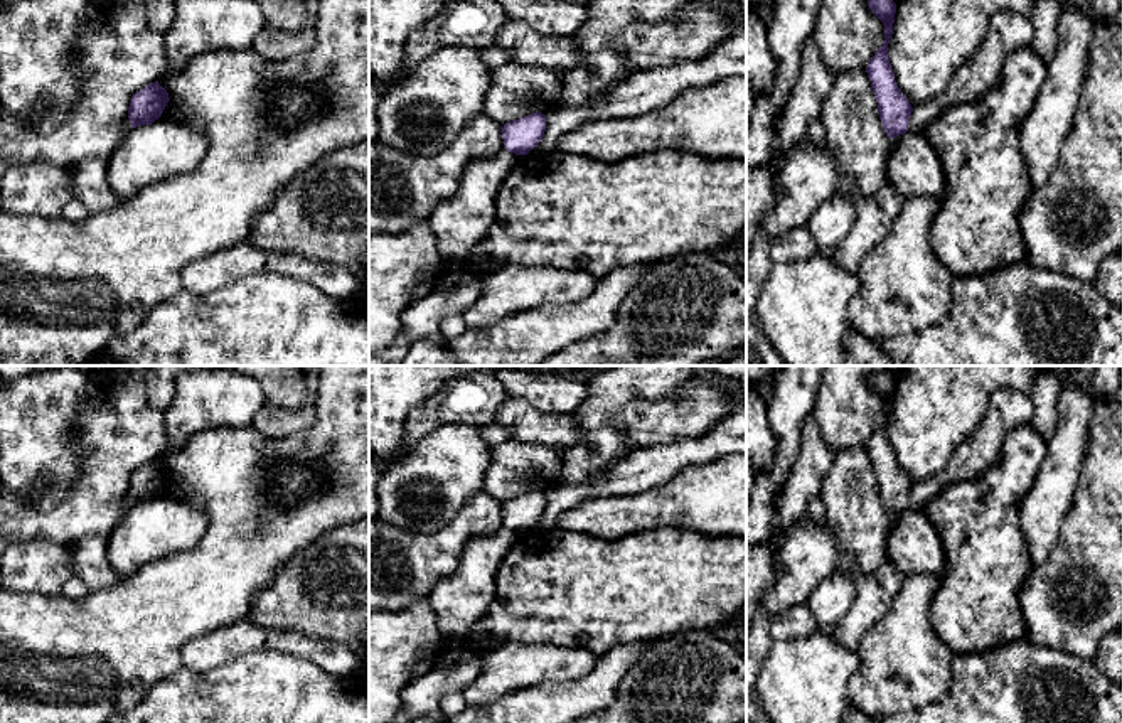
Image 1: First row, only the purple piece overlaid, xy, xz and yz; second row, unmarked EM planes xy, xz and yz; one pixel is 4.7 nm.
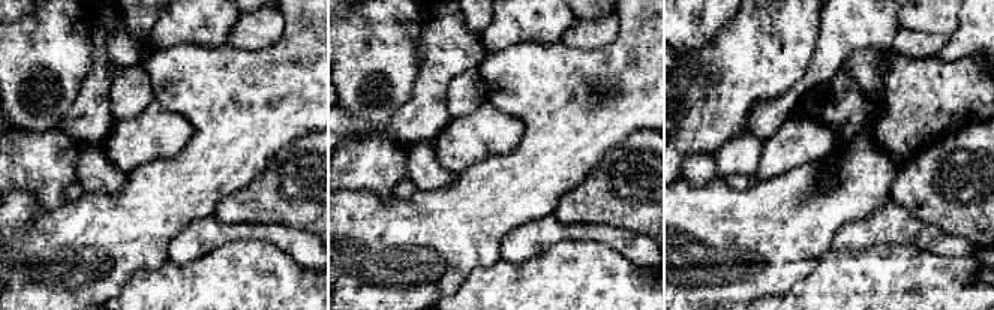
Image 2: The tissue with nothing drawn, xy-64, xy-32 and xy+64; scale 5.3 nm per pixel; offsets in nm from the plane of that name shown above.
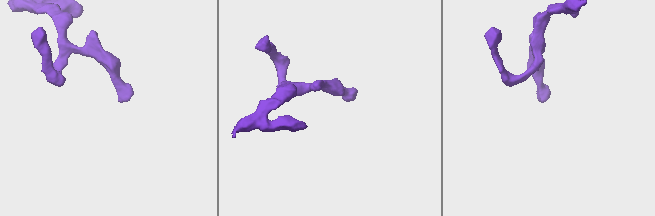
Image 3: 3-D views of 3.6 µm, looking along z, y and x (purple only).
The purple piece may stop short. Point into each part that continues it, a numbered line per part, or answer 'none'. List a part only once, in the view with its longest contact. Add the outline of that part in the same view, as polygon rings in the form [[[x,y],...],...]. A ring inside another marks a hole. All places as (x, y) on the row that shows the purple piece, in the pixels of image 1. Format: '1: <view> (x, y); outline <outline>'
none

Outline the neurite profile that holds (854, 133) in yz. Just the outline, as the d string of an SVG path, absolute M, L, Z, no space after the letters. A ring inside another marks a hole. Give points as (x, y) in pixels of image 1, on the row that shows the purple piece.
M866 69L834 76L819 120L839 177L849 175L856 184L856 201L876 195L886 184L891 138L879 120Z

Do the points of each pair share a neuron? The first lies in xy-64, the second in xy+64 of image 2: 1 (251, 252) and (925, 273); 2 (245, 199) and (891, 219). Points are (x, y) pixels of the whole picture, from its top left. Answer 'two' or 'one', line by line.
1: one
2: two

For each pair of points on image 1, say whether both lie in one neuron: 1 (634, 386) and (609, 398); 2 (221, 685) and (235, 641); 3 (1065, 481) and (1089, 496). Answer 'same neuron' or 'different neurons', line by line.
1: same neuron
2: different neurons
3: different neurons

